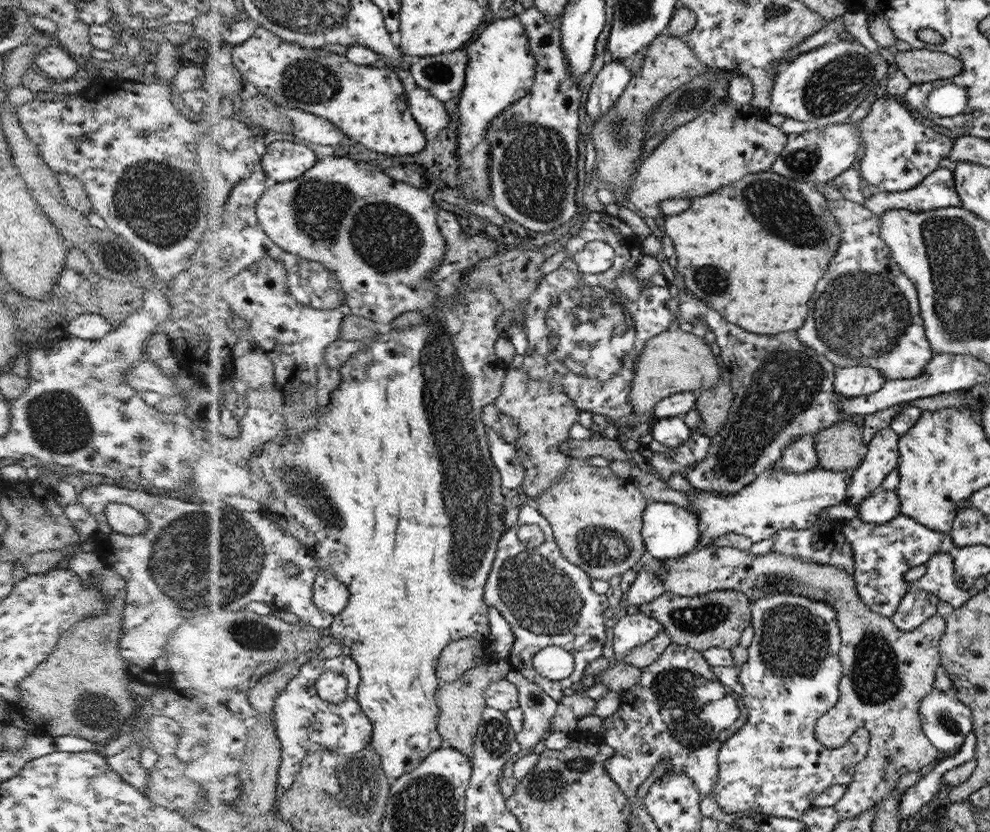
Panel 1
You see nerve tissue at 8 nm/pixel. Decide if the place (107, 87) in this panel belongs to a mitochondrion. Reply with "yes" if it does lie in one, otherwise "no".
no

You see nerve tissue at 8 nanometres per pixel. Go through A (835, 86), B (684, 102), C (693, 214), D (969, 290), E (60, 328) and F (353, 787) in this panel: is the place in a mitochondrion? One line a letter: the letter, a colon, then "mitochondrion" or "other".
A: mitochondrion
B: mitochondrion
C: other
D: mitochondrion
E: other
F: mitochondrion

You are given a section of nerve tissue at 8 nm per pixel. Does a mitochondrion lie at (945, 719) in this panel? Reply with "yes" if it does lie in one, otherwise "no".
yes

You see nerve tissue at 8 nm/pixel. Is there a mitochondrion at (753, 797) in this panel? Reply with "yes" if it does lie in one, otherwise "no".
no

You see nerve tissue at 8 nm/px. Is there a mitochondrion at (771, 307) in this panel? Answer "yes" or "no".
no

